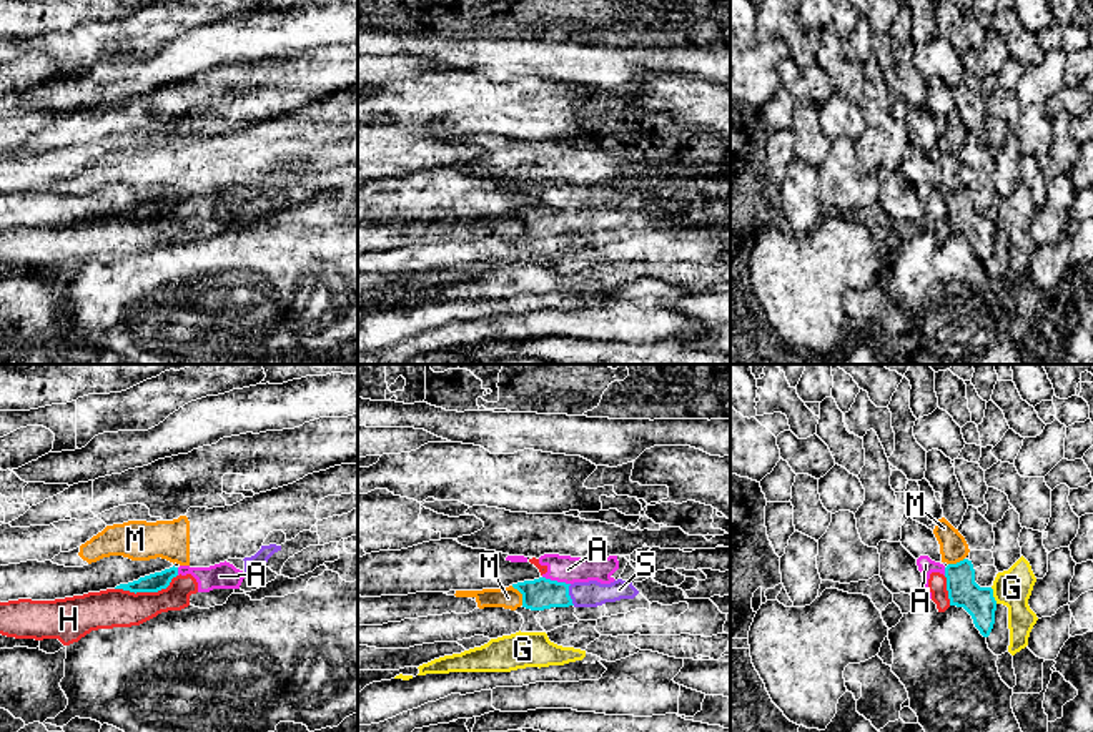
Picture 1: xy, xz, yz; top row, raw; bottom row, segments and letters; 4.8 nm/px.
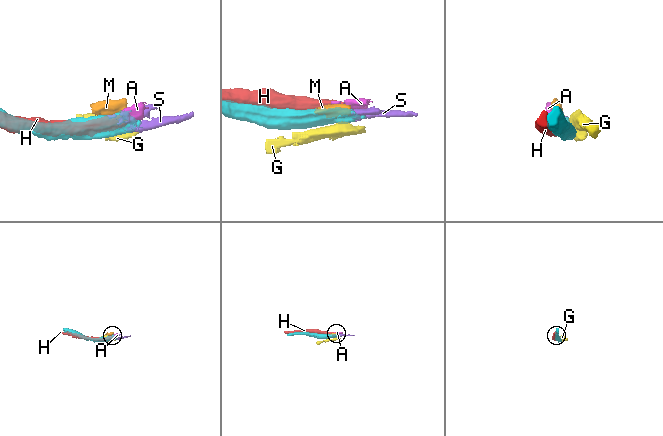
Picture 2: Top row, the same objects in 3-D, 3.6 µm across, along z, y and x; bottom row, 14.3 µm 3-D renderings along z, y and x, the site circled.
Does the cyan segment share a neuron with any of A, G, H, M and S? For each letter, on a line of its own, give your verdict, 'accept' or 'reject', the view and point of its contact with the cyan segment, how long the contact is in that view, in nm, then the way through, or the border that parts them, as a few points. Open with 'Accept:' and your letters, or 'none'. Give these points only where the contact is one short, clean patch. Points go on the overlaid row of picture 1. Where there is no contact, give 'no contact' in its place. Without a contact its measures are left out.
Accept: S
A: reject; meets cyan in xz at (556, 581); contact 140 nm long; border along xz (543, 576), (569, 584)
G: reject; meets cyan in yz at (992, 596); contact 90 nm long; border along yz (990, 588), (997, 603)
H: reject; meets cyan in xy at (147, 591); contact 320 nm long
M: reject; meets cyan in xz at (521, 593); contact 110 nm long; border along xz (511, 586), (521, 594), (523, 604)
S: accept; meets cyan in xz at (568, 594); contact 110 nm long; runs through xz (538, 594), (568, 594), (584, 594)

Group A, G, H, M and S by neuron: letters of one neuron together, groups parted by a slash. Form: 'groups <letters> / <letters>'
groups A H / G / M / S

